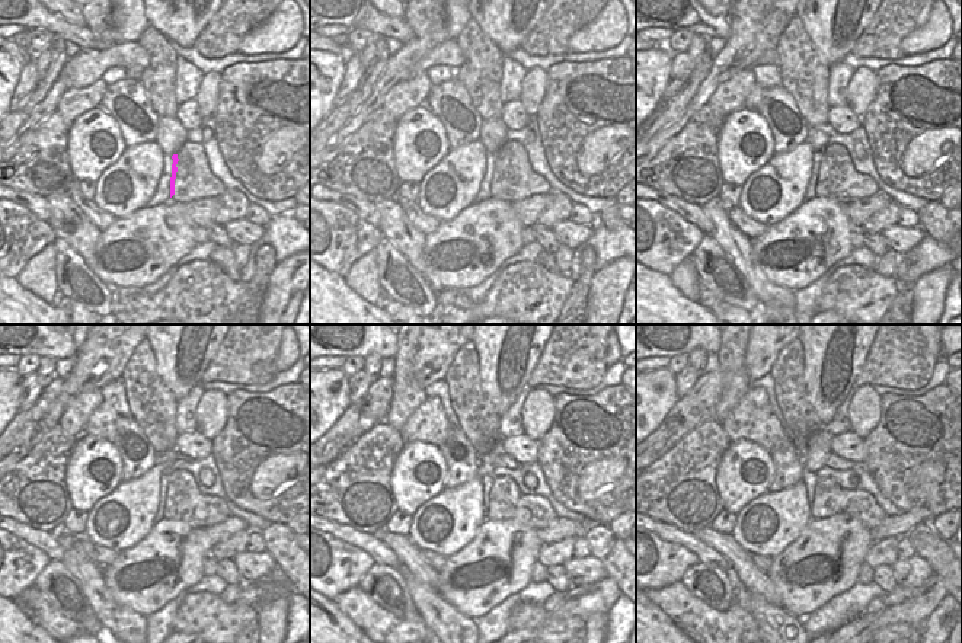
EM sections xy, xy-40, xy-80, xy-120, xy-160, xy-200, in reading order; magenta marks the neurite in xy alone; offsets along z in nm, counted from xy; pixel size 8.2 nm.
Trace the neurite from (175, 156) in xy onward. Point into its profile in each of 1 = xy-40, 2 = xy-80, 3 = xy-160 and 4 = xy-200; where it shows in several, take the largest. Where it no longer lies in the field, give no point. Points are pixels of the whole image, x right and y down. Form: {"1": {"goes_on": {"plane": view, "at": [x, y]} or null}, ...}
{"1": {"goes_on": {"plane": "xy-40", "at": [495, 186]}}, "2": {"goes_on": {"plane": "xy-80", "at": [821, 188]}}, "3": {"goes_on": {"plane": "xy-160", "at": [498, 486]}}, "4": {"goes_on": {"plane": "xy-200", "at": [818, 508]}}}

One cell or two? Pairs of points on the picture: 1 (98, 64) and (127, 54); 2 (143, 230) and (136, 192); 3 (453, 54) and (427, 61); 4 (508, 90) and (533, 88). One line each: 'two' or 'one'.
1: one
2: two
3: one
4: two

